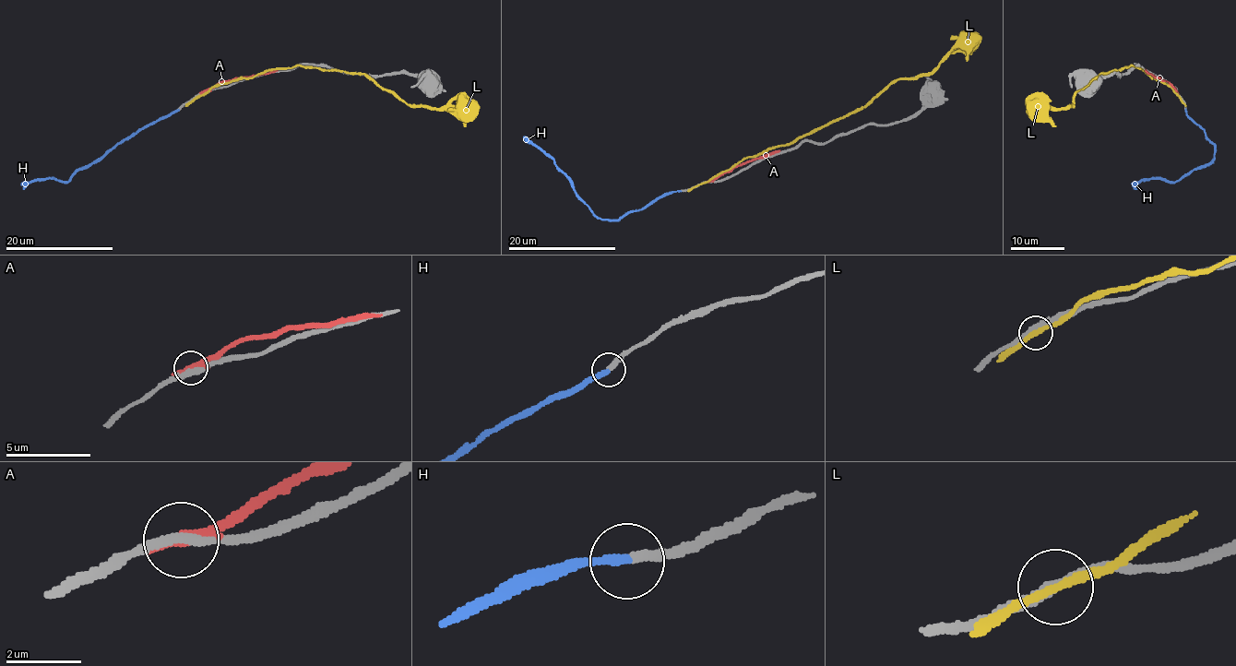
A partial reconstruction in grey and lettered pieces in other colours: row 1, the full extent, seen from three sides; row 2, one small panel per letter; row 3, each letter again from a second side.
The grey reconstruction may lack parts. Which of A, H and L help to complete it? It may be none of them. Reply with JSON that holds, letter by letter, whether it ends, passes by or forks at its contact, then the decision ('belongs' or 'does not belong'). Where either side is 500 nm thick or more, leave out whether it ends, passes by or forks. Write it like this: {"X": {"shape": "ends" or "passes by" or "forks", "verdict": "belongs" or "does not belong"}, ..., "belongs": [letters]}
{"A": {"shape": "ends", "verdict": "does not belong"}, "H": {"shape": "ends", "verdict": "belongs"}, "L": {"shape": "passes by", "verdict": "does not belong"}, "belongs": ["H"]}

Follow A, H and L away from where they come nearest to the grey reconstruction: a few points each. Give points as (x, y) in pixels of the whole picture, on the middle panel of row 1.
A: (707, 182), (779, 149)
H: (680, 191), (664, 194), (617, 220), (601, 220), (575, 191), (569, 178), (524, 136)
L: (699, 184), (746, 158), (788, 146), (854, 113), (898, 79), (928, 76), (956, 50), (968, 50), (980, 36)

